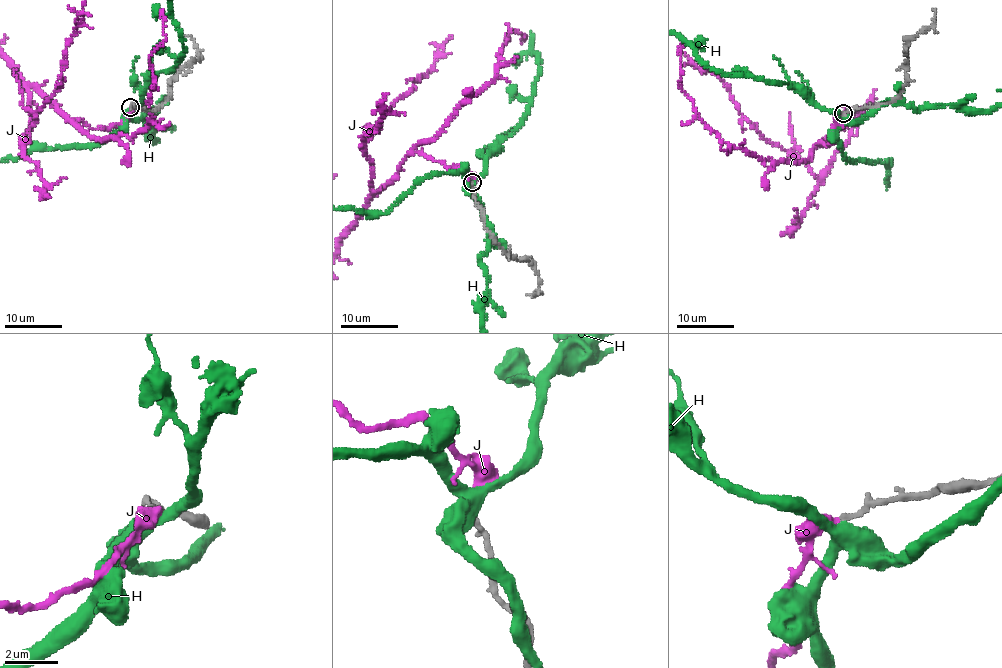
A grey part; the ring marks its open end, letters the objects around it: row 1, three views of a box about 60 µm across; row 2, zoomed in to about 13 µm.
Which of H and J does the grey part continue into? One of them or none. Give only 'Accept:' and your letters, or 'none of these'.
Accept: J

